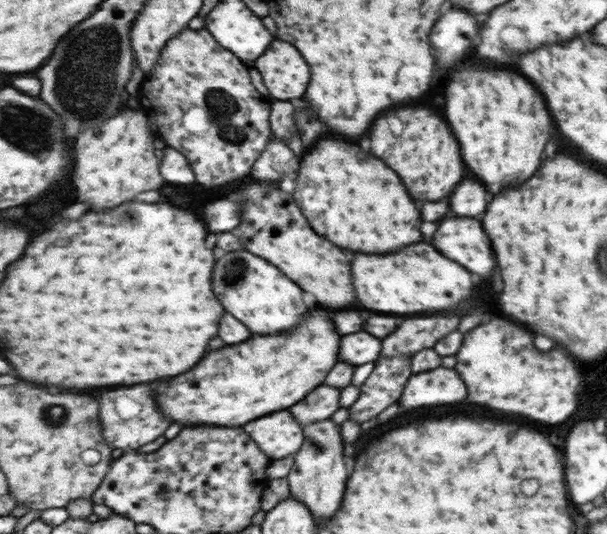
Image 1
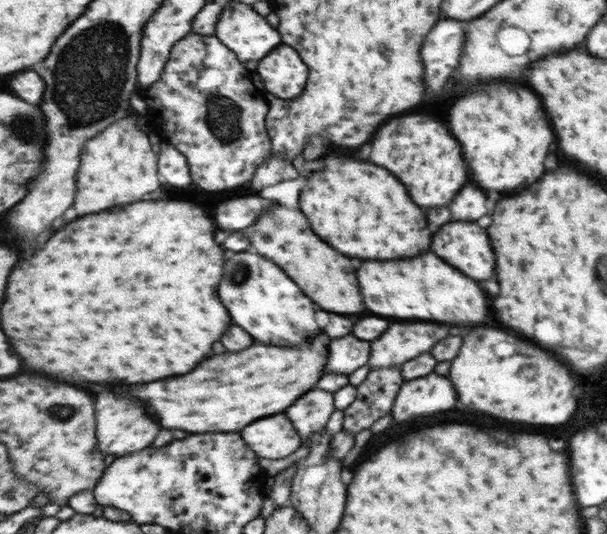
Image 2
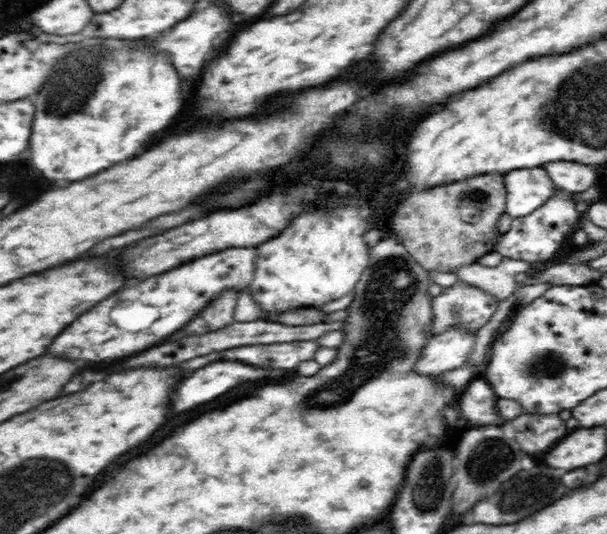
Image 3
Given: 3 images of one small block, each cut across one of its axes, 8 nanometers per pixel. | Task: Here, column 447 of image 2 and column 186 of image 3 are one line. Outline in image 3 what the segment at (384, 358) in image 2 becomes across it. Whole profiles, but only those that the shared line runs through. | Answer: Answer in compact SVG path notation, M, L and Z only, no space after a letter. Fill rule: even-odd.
M228 292L222 294L222 298L216 298L216 302L212 302L210 306L206 306L206 310L202 310L200 316L196 316L190 326L184 328L186 336L192 334L206 334L210 330L220 330L226 328L229 324L234 322L234 306L236 306L236 292ZM200 328L200 330L196 330Z

